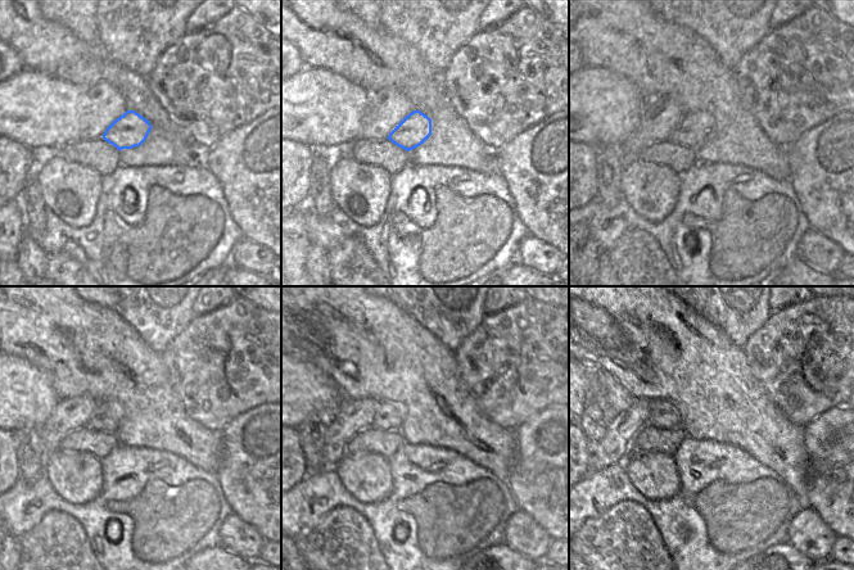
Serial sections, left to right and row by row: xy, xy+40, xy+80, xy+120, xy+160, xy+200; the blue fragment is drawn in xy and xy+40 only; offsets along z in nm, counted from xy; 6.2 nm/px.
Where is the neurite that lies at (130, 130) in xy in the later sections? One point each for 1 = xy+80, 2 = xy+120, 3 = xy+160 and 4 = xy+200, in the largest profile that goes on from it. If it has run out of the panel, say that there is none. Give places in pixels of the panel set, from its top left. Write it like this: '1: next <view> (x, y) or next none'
1: next xy+80 (695, 129)
2: next xy+120 (107, 416)
3: next xy+160 (388, 416)
4: next xy+200 (663, 414)

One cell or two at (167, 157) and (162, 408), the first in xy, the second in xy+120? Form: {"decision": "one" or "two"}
{"decision": "one"}

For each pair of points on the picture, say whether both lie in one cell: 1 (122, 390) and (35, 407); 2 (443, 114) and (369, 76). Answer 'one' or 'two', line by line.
1: two
2: one

